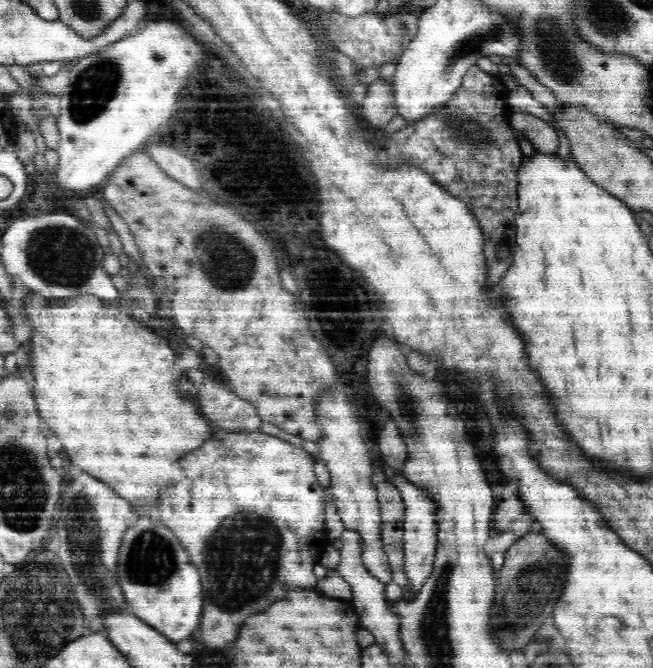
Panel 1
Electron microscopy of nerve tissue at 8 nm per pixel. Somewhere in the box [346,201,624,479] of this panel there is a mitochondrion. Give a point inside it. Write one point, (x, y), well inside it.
(406, 402)

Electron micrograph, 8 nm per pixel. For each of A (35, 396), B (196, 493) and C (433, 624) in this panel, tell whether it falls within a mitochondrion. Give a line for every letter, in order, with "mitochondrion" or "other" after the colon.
A: other
B: other
C: mitochondrion

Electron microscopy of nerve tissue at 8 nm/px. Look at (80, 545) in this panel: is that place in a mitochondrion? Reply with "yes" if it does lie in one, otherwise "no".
yes

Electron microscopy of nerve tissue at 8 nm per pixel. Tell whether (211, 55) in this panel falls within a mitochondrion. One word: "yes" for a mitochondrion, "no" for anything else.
no

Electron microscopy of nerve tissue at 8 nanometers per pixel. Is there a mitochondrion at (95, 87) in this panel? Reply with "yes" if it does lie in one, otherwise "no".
yes

